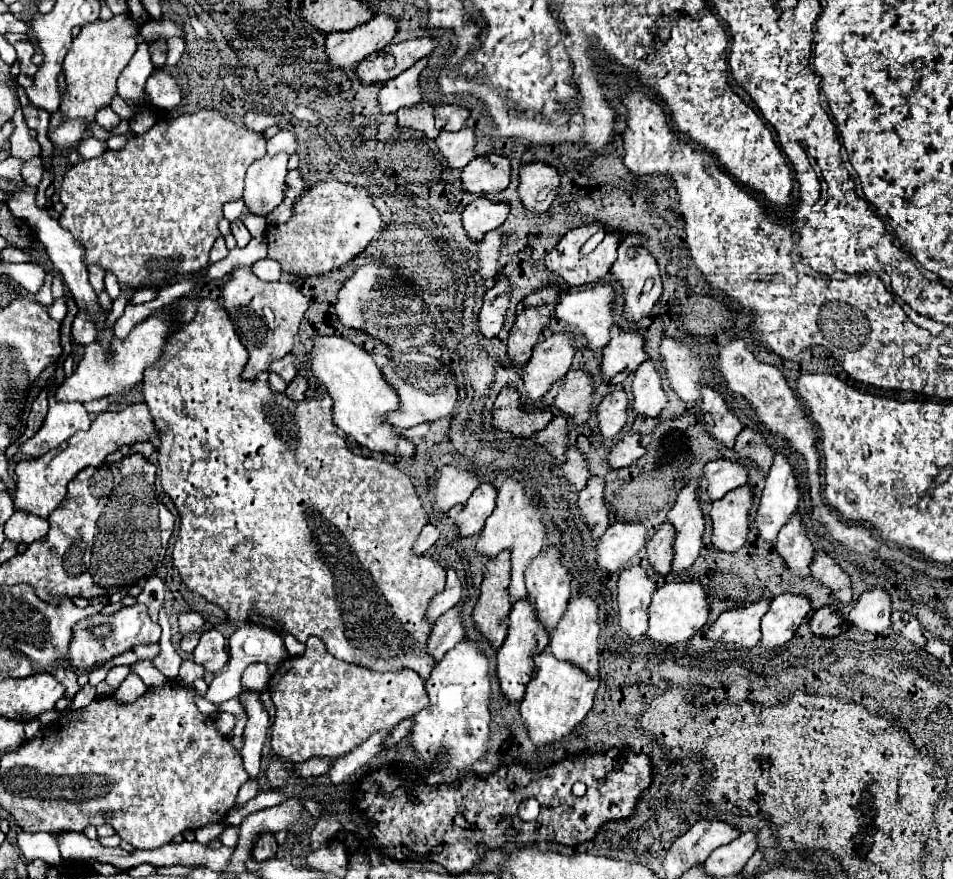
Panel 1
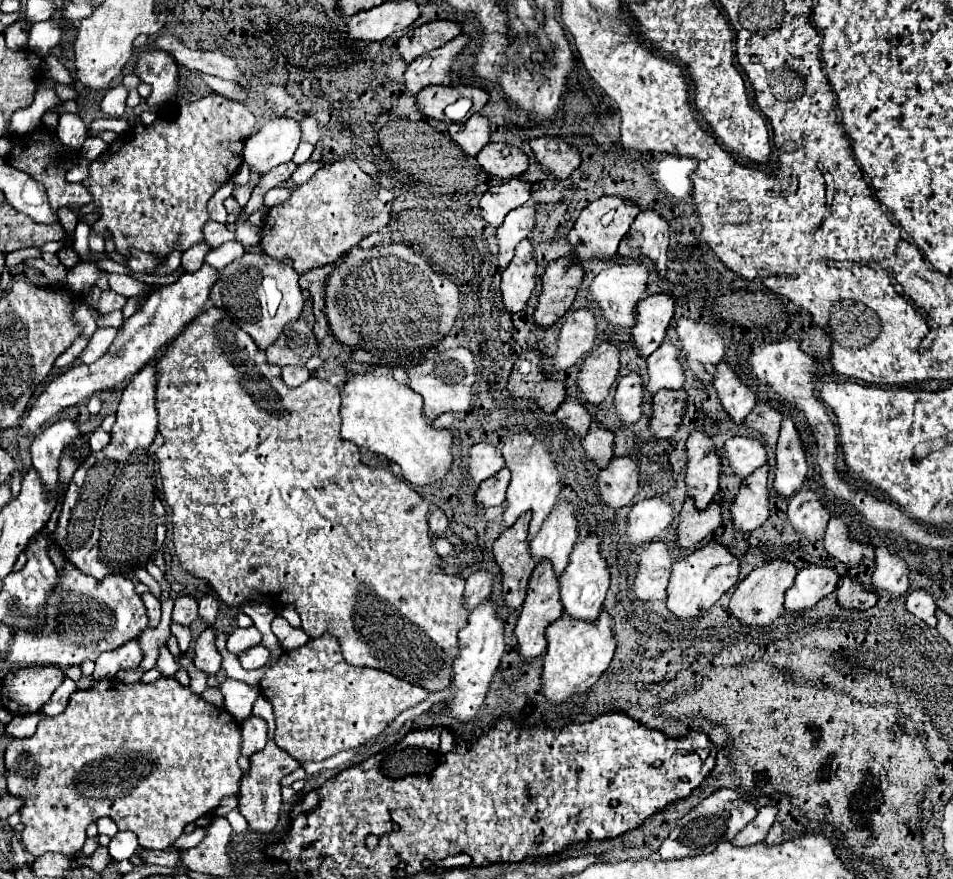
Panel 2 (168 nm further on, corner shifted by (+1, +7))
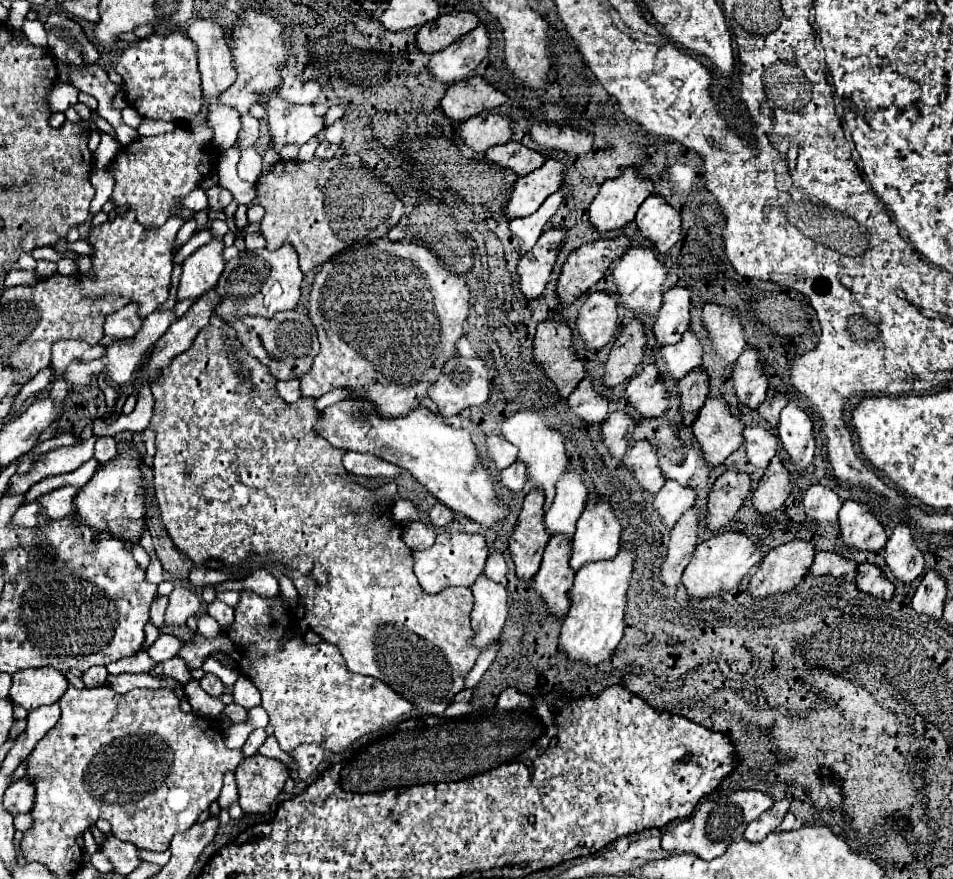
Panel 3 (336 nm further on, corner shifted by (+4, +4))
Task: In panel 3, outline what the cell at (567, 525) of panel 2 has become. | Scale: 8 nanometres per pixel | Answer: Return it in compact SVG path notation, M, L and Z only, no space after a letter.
M566 470L556 484L554 502L546 512L546 530L550 534L562 532L572 538L576 530L576 520L586 506L586 498L588 490L582 476L576 470Z

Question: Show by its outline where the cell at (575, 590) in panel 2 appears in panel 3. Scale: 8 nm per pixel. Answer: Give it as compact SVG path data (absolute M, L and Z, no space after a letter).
M596 498L590 502L578 518L578 528L572 538L574 570L580 570L586 562L614 558L620 550L620 520L608 498Z

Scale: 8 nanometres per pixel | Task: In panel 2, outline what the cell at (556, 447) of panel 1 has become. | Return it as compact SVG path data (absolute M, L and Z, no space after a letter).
M567 399L559 405L559 409L555 411L555 417L567 427L571 429L575 435L585 437L591 425L591 415L587 413L587 409L577 401L577 399Z

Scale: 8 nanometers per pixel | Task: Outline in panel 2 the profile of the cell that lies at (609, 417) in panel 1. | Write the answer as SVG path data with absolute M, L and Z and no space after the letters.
M629 373L621 377L615 391L615 411L623 423L635 423L641 417L643 403L643 381L637 373Z

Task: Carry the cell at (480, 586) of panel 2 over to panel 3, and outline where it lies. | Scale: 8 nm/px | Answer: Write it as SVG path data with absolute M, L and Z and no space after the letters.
M490 554L488 556L488 562L486 562L486 568L484 568L484 574L488 578L492 578L494 582L500 582L500 584L508 584L506 580L506 574L508 574L508 564L504 560L502 554Z

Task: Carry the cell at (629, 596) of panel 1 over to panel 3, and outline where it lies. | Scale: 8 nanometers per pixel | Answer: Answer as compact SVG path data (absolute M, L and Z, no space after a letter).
M690 508L672 528L668 556L660 572L662 584L666 586L680 584L682 572L688 566L698 544L698 522L700 522L700 512L696 508Z

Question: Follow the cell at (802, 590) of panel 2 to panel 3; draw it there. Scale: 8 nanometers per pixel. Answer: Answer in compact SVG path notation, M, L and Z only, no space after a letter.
M818 552L814 558L814 564L810 568L810 574L820 576L820 574L832 574L836 578L846 578L852 580L858 574L858 562L848 560L840 556L838 552Z

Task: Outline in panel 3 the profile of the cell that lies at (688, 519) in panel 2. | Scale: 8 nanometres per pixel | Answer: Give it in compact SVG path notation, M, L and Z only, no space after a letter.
M726 470L712 486L708 494L708 530L718 532L724 524L728 524L734 514L742 508L746 496L752 492L752 478L746 472Z

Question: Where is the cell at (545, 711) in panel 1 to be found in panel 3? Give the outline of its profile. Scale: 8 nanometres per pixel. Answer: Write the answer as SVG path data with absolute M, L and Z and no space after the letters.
M628 542L612 560L588 562L576 572L576 580L570 590L570 612L560 632L560 650L564 650L570 660L594 666L612 656L624 634L626 594L636 556L634 544Z

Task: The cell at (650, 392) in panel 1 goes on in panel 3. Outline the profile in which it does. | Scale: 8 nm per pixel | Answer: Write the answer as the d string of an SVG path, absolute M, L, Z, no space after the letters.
M686 332L684 338L678 344L664 346L660 350L660 356L666 362L668 376L680 380L688 372L692 372L696 366L700 366L704 350L702 350L702 344L700 344L698 336L694 332Z

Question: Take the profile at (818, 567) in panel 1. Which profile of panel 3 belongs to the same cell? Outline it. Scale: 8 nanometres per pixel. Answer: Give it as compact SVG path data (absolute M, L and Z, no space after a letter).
M846 500L840 510L840 534L844 544L858 550L880 550L886 544L886 532L878 516L856 500Z

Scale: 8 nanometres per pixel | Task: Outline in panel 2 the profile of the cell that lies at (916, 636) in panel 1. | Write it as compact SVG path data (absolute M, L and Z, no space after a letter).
M923 589L919 591L913 591L907 595L907 601L905 601L905 607L911 615L915 615L917 619L925 621L929 627L935 627L937 625L937 619L935 619L935 601L931 599L931 595Z

